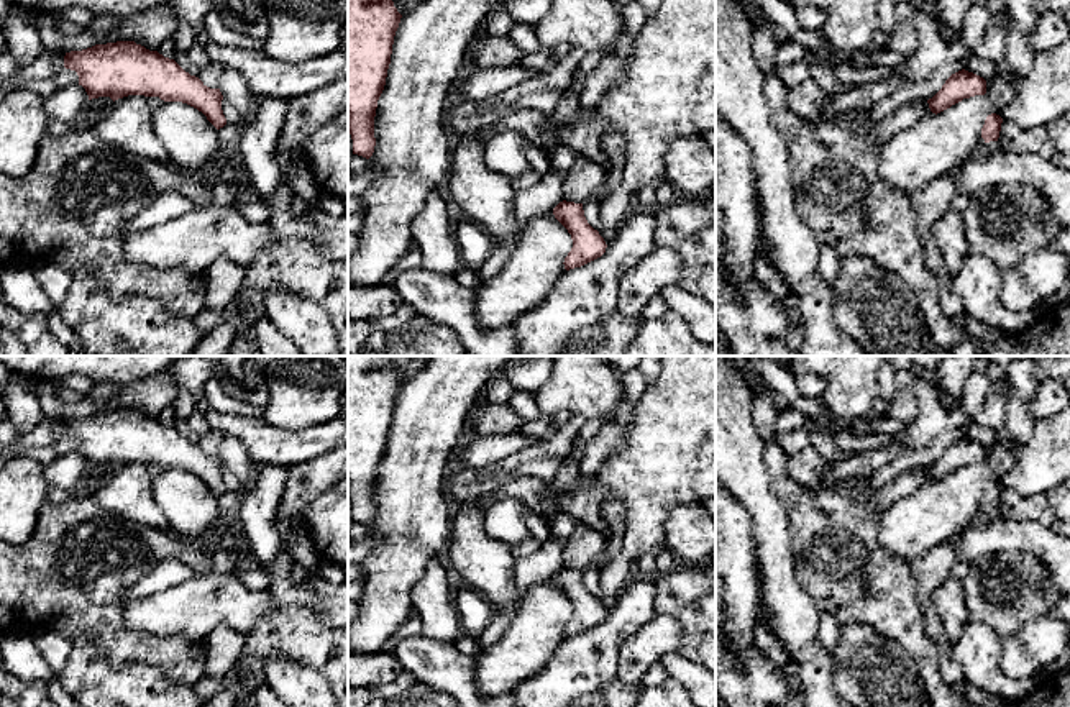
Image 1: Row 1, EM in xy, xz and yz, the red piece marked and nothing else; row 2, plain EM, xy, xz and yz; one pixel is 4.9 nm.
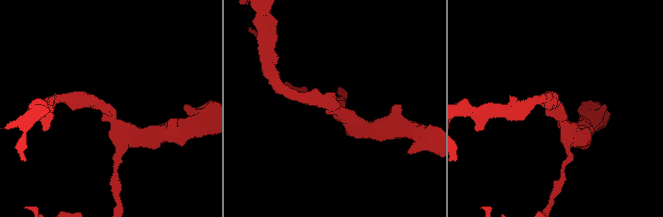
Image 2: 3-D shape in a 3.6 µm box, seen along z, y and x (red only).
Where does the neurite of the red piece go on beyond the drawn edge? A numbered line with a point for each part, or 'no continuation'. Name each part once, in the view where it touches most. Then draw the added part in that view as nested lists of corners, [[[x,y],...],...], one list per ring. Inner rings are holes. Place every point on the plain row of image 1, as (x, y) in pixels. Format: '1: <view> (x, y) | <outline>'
no continuation

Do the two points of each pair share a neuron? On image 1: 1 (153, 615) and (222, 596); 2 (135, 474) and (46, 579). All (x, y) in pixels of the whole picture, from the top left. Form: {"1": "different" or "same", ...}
{"1": "same", "2": "different"}

